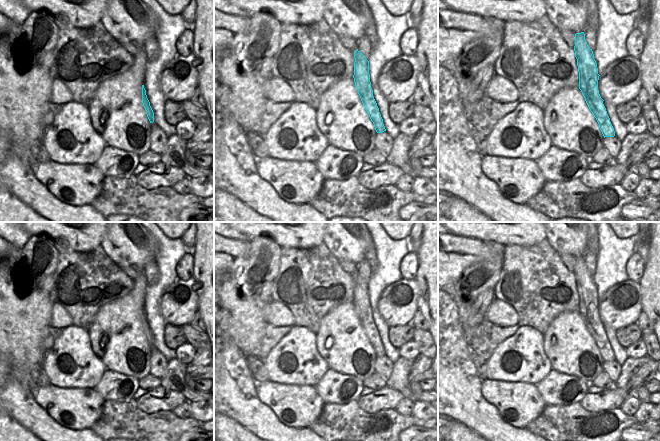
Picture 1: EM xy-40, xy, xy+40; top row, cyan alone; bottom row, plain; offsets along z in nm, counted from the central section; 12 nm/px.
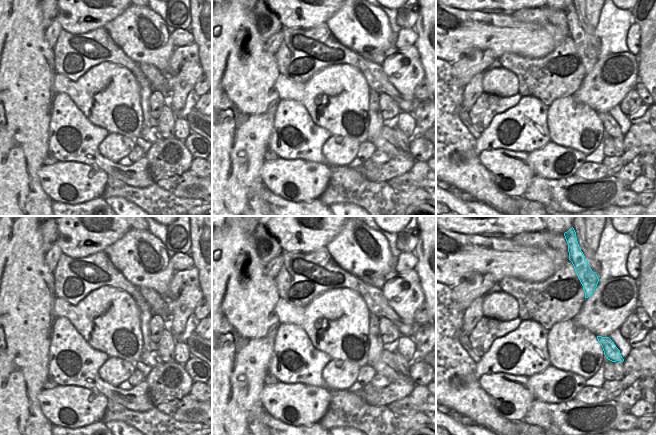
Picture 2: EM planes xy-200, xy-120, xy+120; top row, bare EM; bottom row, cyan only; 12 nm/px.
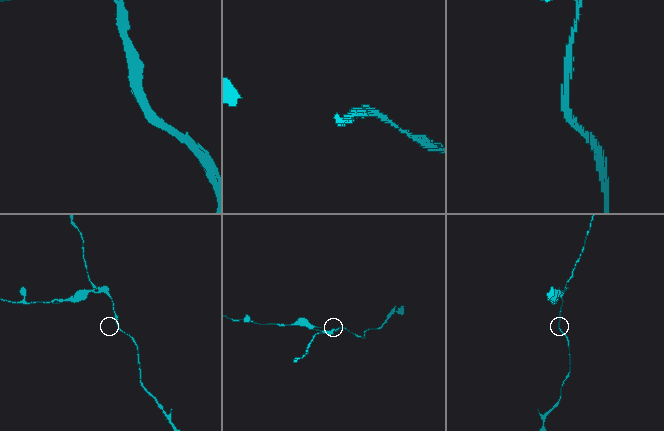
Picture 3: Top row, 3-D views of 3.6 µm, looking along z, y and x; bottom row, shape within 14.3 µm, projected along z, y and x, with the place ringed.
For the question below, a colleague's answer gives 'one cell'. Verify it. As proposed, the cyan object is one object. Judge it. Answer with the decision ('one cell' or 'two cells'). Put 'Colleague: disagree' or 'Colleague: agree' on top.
Colleague: disagree
two cells

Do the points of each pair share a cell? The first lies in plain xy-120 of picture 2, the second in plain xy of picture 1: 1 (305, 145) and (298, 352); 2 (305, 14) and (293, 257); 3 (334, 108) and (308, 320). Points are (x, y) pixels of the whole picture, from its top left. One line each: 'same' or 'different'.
1: same
2: different
3: different

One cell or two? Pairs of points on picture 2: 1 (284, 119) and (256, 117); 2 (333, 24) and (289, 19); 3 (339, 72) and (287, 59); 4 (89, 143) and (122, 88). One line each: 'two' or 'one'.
1: two
2: two
3: two
4: two

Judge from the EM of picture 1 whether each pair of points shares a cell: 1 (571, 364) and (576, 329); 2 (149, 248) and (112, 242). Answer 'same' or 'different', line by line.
1: same
2: same

